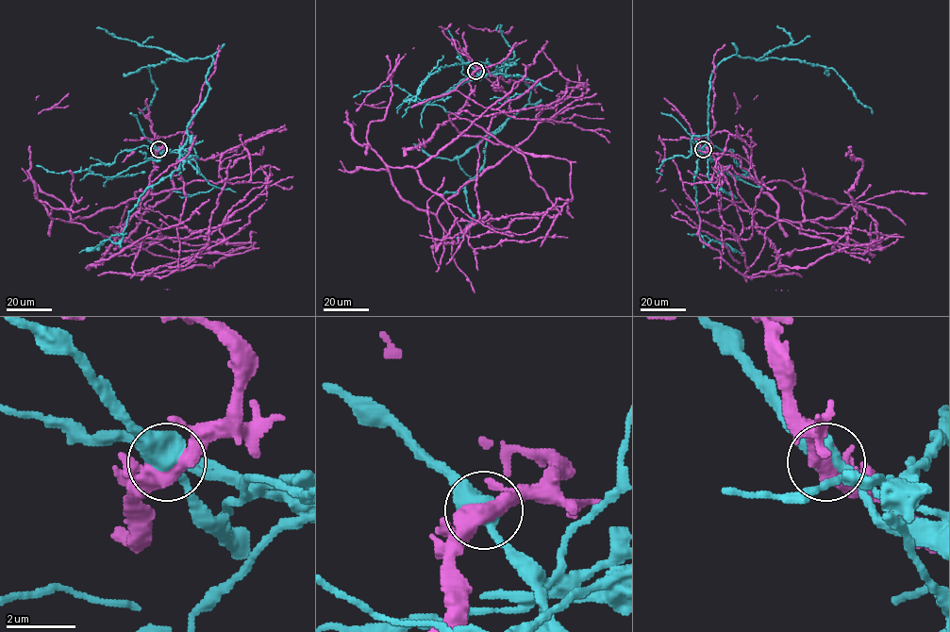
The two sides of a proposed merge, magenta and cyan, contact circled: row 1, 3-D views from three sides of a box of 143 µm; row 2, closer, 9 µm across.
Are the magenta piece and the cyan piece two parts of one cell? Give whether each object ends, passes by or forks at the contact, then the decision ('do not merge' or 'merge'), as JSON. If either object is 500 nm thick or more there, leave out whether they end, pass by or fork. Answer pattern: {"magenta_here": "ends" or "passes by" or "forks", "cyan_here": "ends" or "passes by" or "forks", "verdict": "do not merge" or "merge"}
{"verdict": "do not merge"}

